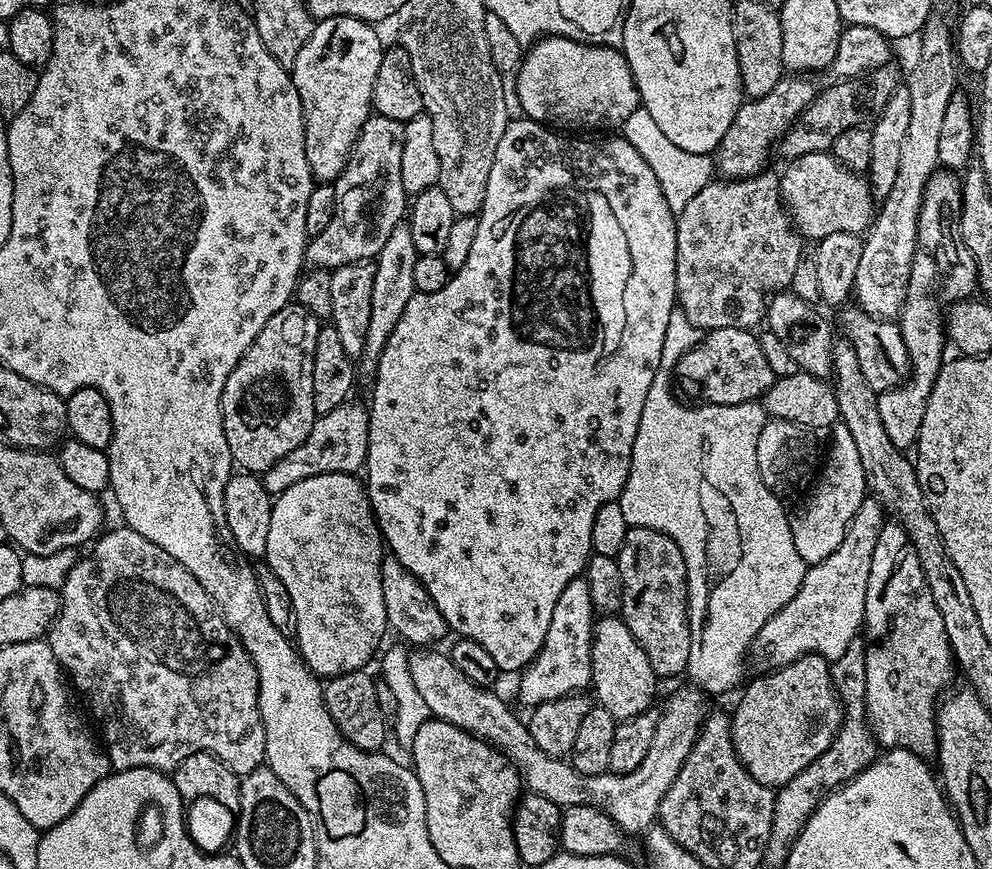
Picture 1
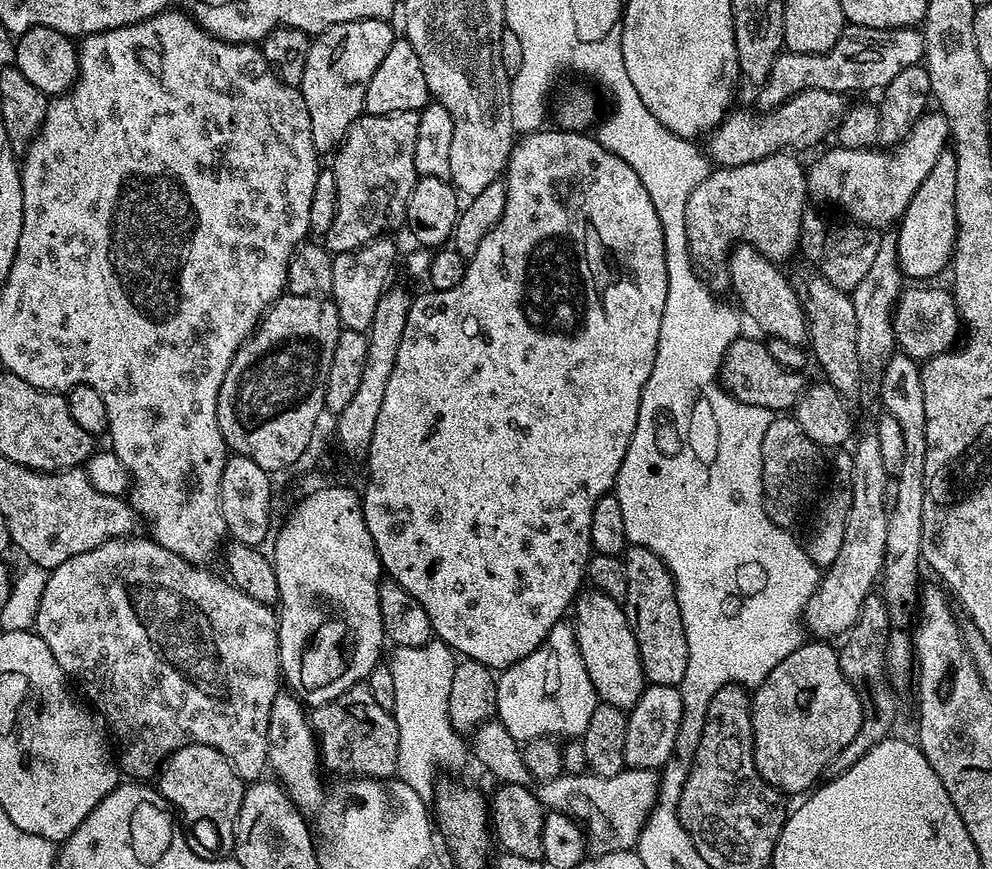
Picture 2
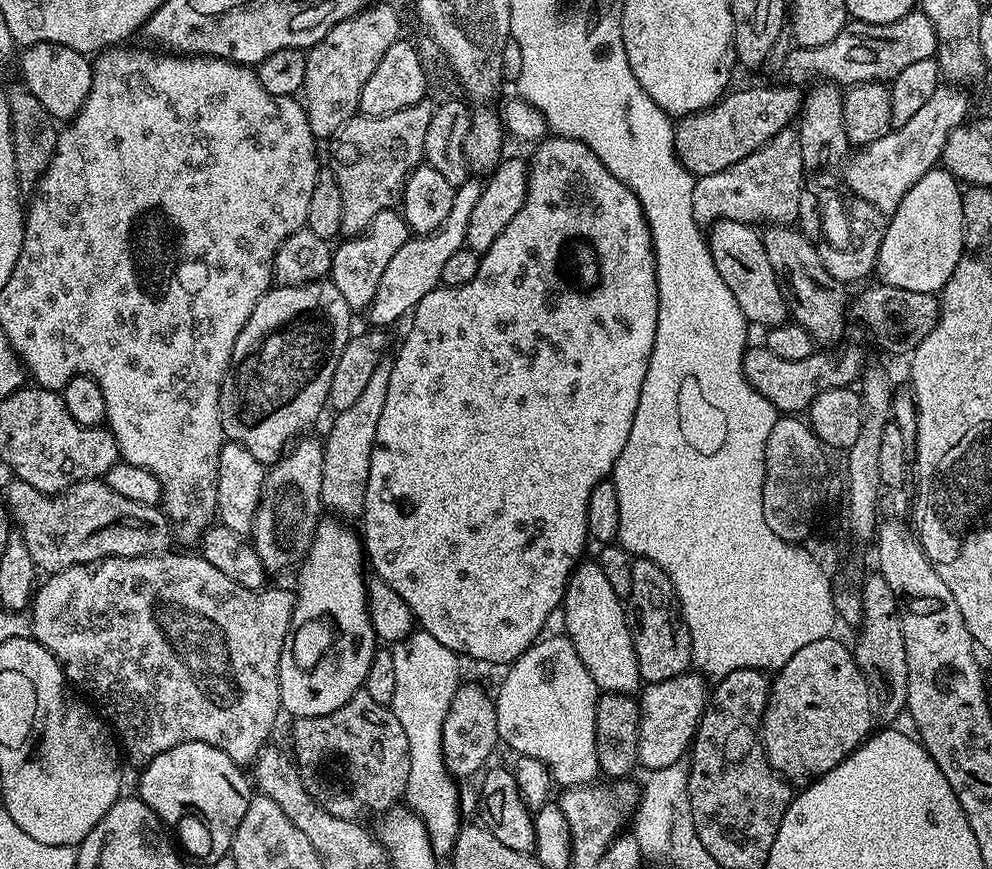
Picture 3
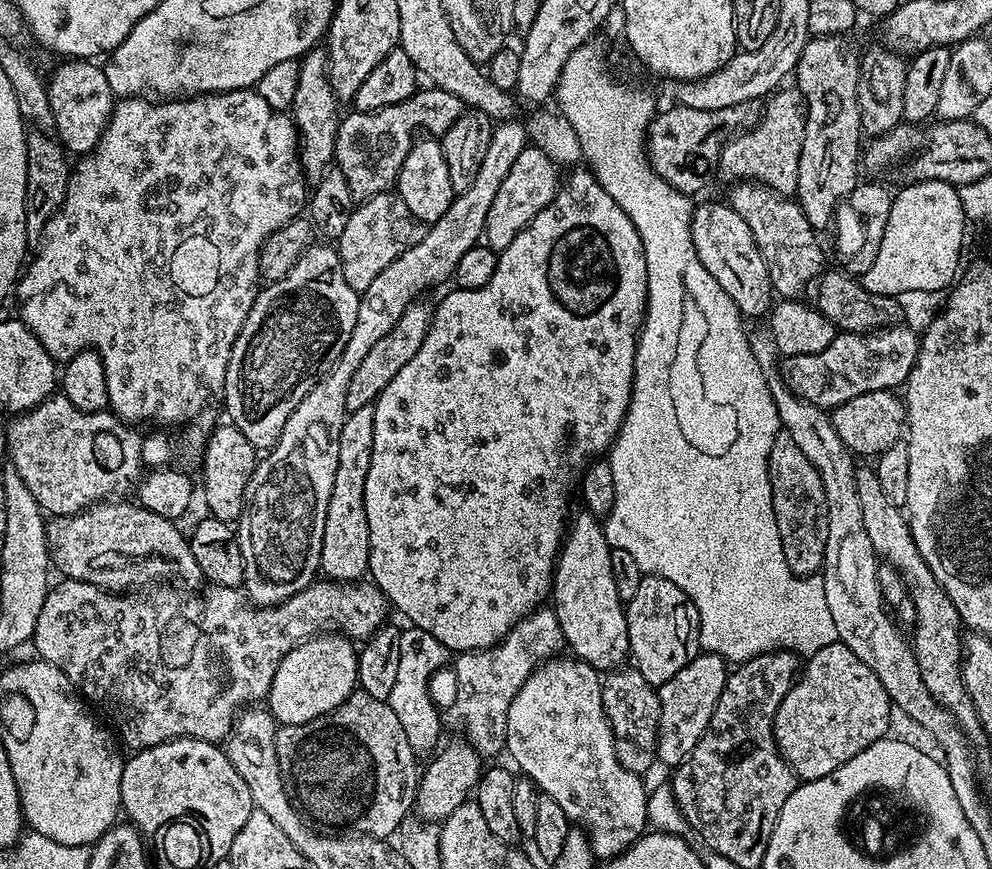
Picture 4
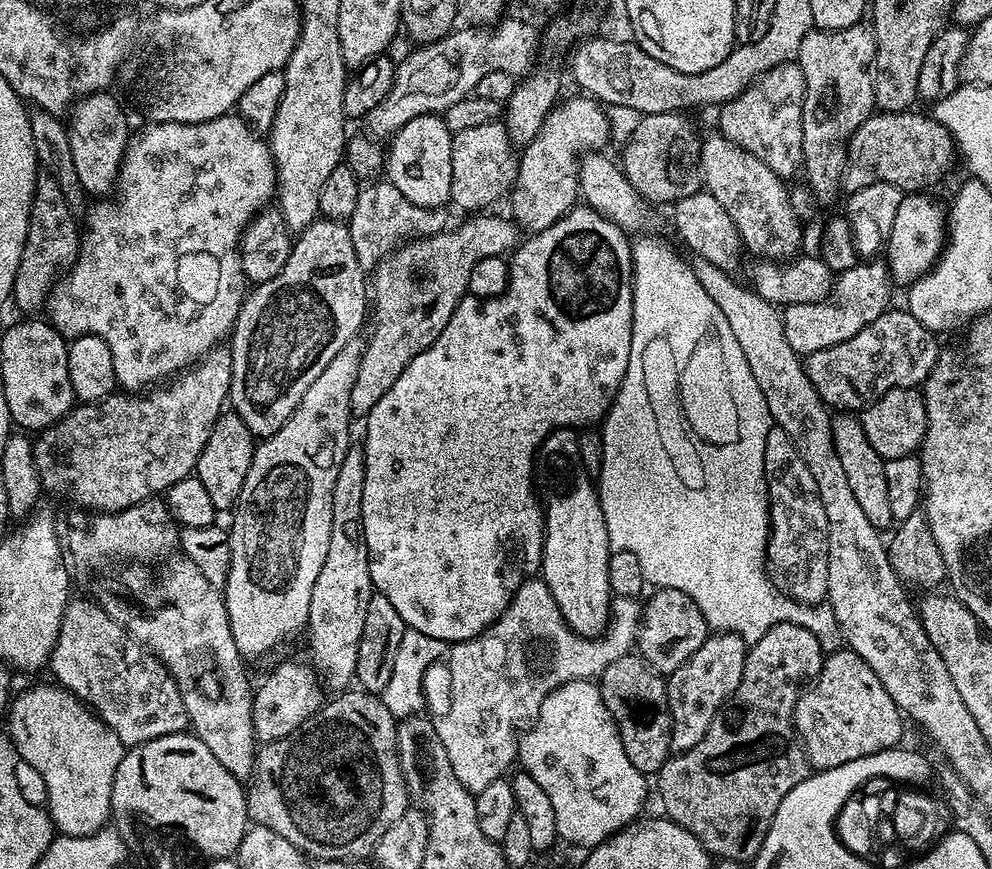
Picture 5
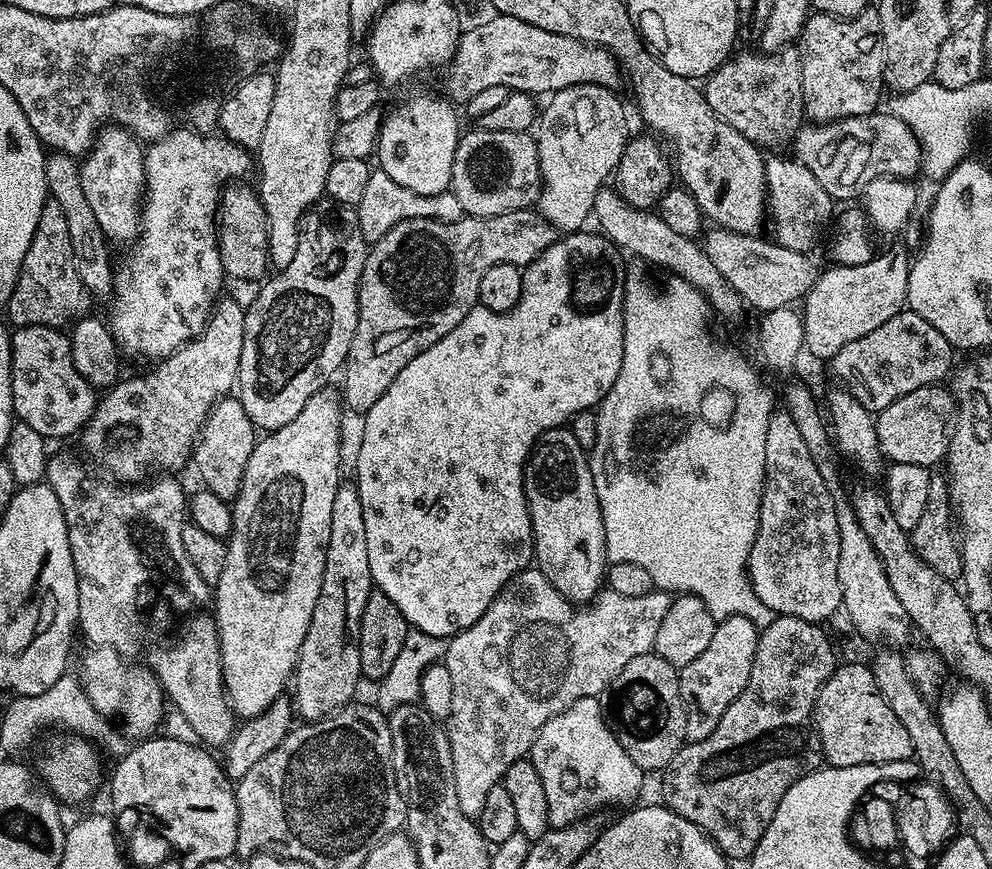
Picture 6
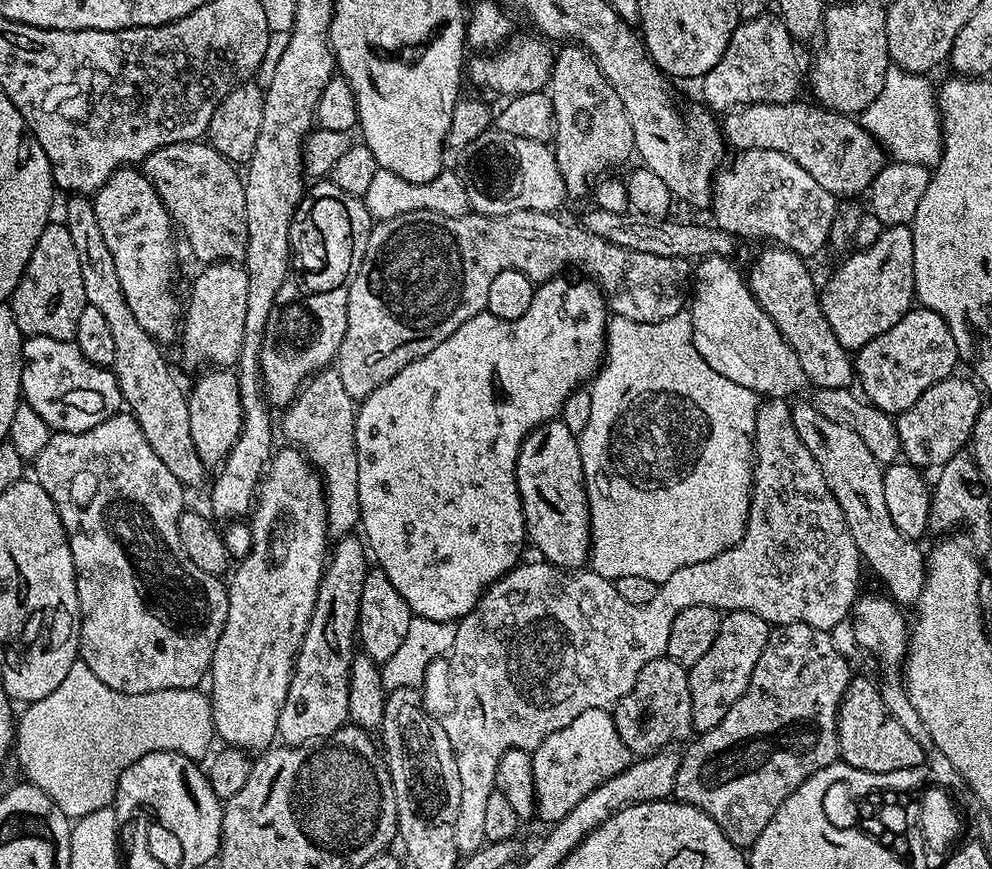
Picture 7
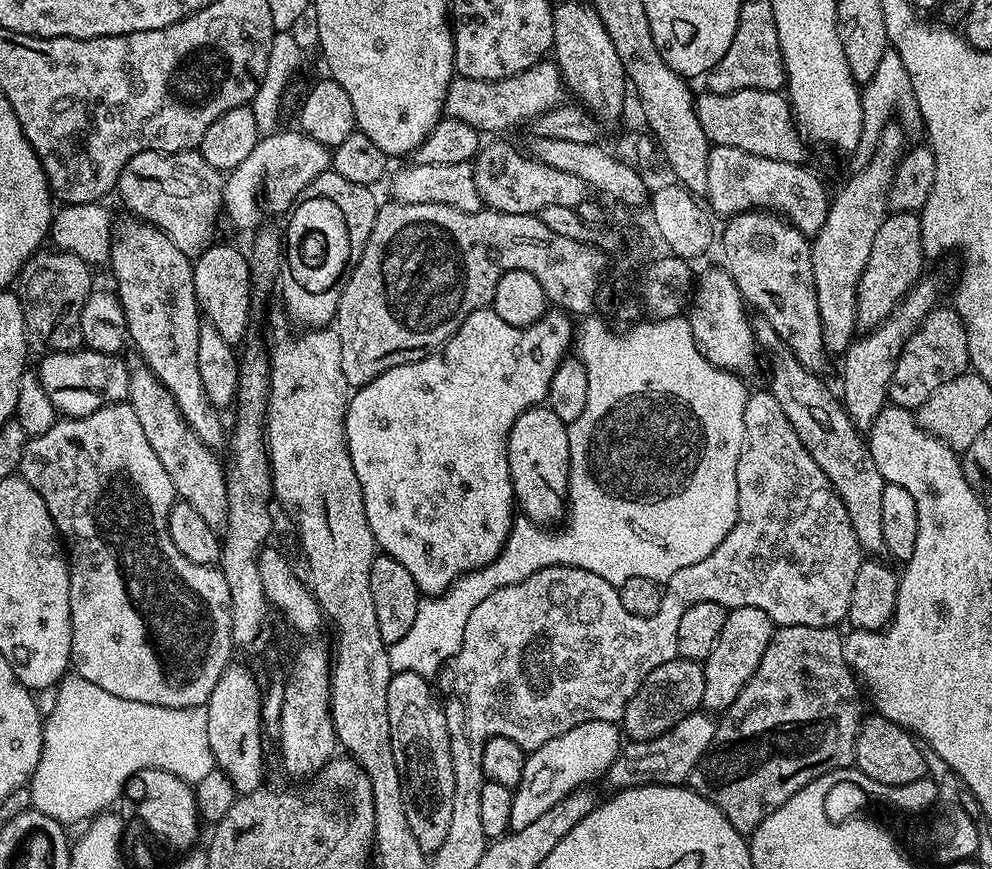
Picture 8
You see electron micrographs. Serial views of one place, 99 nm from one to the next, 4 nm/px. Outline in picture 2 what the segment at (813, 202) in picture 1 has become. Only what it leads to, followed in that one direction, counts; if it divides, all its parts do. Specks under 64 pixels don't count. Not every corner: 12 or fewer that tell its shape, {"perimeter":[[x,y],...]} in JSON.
{"perimeter":[[929,110],[888,150],[832,146],[808,190],[884,230],[949,147]]}

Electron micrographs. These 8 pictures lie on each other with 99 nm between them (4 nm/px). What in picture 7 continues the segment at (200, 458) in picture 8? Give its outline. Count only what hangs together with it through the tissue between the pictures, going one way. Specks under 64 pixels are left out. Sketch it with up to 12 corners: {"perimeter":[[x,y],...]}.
{"perimeter":[[91,199],[62,223],[82,290],[114,337],[111,369],[150,450],[182,485],[206,475],[190,410],[118,283]]}

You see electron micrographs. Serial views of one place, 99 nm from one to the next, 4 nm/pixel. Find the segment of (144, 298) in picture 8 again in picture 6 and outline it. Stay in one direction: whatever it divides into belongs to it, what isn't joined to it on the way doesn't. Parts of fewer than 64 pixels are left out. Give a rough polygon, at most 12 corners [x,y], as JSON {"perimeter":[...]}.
{"perimeter":[[104,126],[79,161],[109,241],[137,239],[141,141]]}

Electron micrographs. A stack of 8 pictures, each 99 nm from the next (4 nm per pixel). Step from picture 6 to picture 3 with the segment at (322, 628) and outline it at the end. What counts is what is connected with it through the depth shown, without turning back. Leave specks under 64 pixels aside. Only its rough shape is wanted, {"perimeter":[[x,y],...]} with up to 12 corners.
{"perimeter":[[392,360],[323,437],[320,503],[364,515]]}

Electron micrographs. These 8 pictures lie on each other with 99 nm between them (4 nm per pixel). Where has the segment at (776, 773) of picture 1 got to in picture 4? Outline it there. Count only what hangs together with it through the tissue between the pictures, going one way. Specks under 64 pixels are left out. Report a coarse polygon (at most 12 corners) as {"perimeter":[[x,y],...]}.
{"perimeter":[[837,642],[803,661],[776,711],[801,781],[885,739],[892,699]]}

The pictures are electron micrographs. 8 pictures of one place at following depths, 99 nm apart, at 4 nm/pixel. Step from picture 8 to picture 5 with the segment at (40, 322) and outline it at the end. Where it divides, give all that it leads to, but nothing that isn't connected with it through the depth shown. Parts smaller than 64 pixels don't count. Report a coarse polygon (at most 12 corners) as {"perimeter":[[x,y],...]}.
{"perimeter":[[50,173],[36,177],[12,300],[45,307],[78,255],[74,210]]}

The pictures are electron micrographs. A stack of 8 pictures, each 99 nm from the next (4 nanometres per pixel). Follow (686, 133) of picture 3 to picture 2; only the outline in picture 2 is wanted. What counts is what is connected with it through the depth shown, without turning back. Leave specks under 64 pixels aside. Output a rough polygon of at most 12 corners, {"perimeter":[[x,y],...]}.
{"perimeter":[[811,88],[777,108],[729,111],[707,137],[733,168],[835,133],[841,93]]}

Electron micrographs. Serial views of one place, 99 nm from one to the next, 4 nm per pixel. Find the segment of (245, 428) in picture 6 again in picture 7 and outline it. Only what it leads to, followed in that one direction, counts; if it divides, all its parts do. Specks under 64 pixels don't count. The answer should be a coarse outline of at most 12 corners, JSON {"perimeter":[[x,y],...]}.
{"perimeter":[[231,367],[201,371],[187,393],[205,469],[238,442],[244,411]]}

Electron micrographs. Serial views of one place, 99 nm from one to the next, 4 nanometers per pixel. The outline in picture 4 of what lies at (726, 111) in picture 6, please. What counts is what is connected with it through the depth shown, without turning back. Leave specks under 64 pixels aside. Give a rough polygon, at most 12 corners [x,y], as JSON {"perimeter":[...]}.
{"perimeter":[[784,86],[725,144],[718,172],[791,197],[804,96]]}

